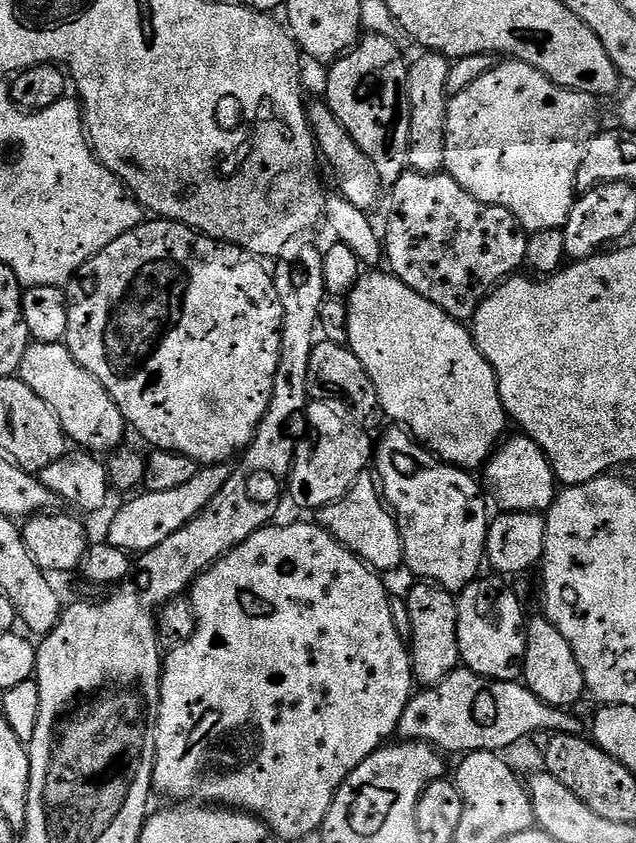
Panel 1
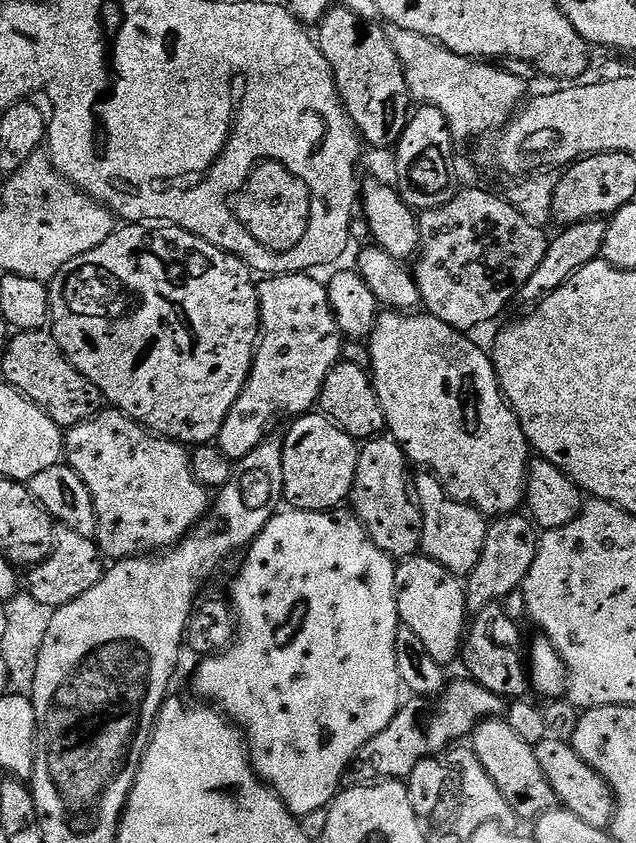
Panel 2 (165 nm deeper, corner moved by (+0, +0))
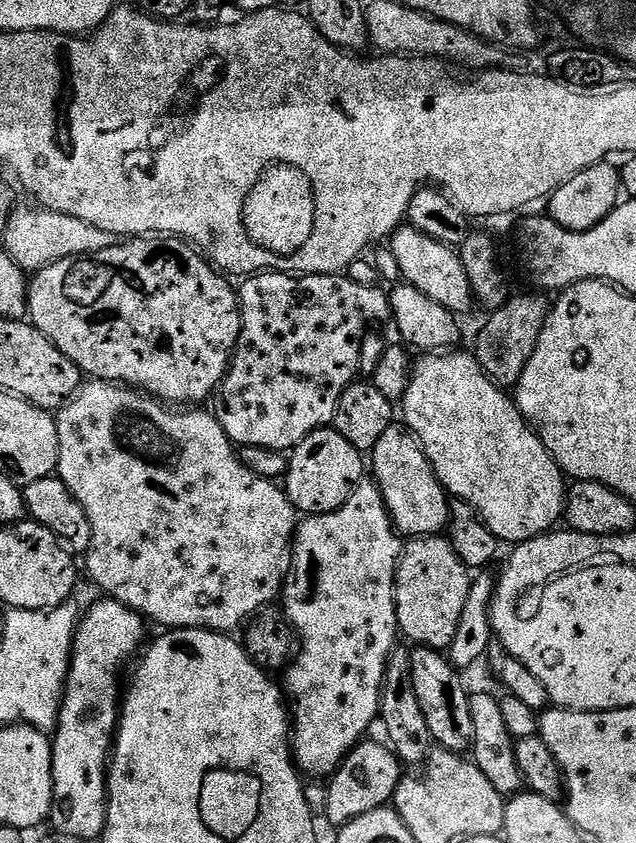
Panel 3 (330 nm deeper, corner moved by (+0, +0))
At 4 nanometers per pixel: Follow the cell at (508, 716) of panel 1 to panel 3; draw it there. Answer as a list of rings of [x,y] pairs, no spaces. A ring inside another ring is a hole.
[[[361,741],[345,756],[343,763],[332,774],[326,786],[327,794],[324,816],[336,827],[343,827],[370,810],[385,807],[396,795],[402,779],[402,765],[395,753],[385,744]]]

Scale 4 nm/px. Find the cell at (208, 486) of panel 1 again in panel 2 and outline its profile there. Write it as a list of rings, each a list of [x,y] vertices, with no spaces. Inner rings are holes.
[[[293,272],[286,276],[269,275],[259,281],[256,293],[260,299],[260,338],[256,356],[246,386],[234,402],[218,437],[222,454],[233,462],[239,462],[264,440],[269,439],[272,423],[283,416],[295,418],[311,413],[317,407],[322,388],[330,370],[342,360],[342,335],[334,310],[331,309],[327,287],[315,280],[315,275]]]

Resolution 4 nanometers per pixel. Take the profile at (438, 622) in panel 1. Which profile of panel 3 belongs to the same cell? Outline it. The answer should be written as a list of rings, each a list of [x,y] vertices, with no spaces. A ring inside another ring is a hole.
[[[417,536],[403,545],[400,561],[396,563],[396,585],[394,586],[394,602],[396,603],[396,626],[413,641],[413,645],[421,648],[447,650],[450,642],[454,642],[454,634],[458,634],[458,622],[462,618],[462,609],[466,606],[466,598],[470,594],[473,577],[470,569],[461,562],[452,548],[452,541],[439,536]]]

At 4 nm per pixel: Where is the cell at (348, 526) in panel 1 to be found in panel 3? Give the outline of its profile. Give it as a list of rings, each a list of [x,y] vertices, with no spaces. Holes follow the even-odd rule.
[[[390,427],[378,438],[378,446],[370,453],[370,476],[384,499],[392,527],[401,537],[439,536],[447,529],[450,497],[438,482],[423,446],[407,427]]]

